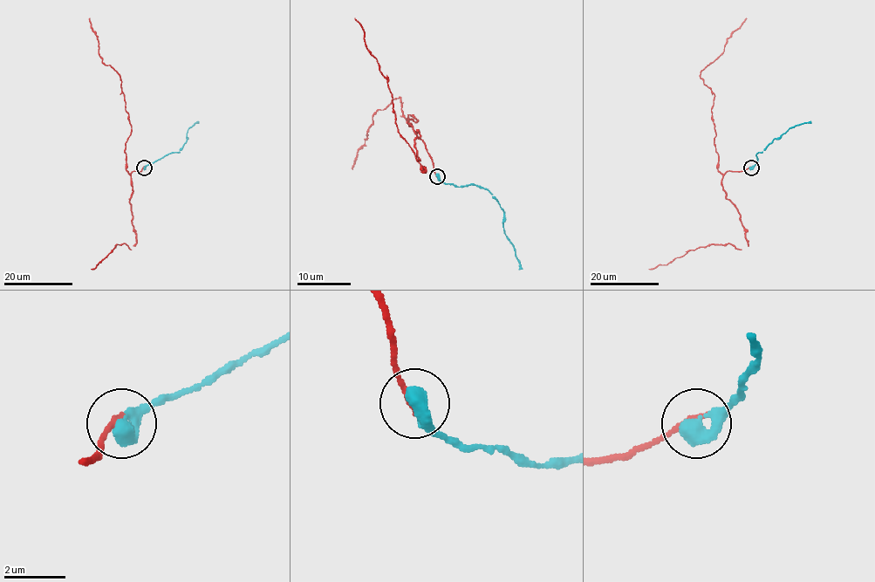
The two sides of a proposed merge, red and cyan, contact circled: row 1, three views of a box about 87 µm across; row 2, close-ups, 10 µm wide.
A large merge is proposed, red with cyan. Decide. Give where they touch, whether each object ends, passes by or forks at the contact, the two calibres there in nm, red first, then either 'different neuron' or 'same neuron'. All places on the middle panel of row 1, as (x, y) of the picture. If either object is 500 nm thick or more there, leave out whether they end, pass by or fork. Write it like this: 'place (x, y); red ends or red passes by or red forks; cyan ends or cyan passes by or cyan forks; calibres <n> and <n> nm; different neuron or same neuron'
place (437, 176); calibres 180 and 600 nm; same neuron

